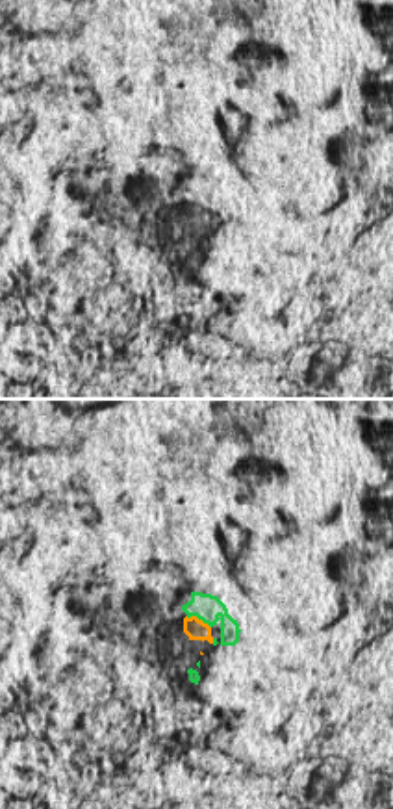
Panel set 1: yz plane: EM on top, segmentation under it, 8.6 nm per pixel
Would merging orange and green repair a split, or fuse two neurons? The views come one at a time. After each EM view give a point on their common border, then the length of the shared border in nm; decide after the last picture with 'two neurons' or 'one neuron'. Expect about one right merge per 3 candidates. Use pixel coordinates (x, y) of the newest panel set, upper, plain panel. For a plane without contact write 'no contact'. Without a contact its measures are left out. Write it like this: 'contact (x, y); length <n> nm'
contact (197, 203); length 240 nm

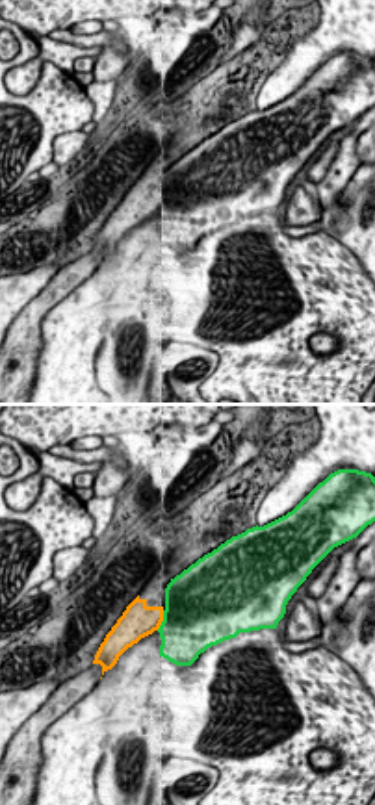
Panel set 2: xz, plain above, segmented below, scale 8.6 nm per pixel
contact (162, 204); length 190 nm

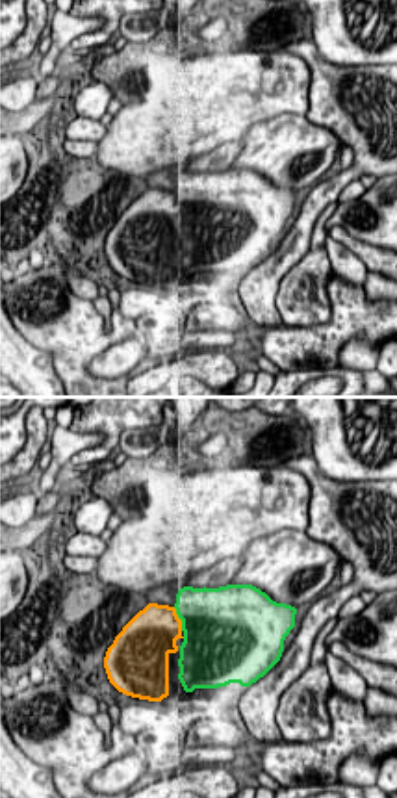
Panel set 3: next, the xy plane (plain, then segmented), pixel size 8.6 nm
contact (179, 203); length 220 nm

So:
one neuron

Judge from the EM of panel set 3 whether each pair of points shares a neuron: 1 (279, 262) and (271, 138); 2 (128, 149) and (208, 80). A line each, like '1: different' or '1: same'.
1: different
2: same

